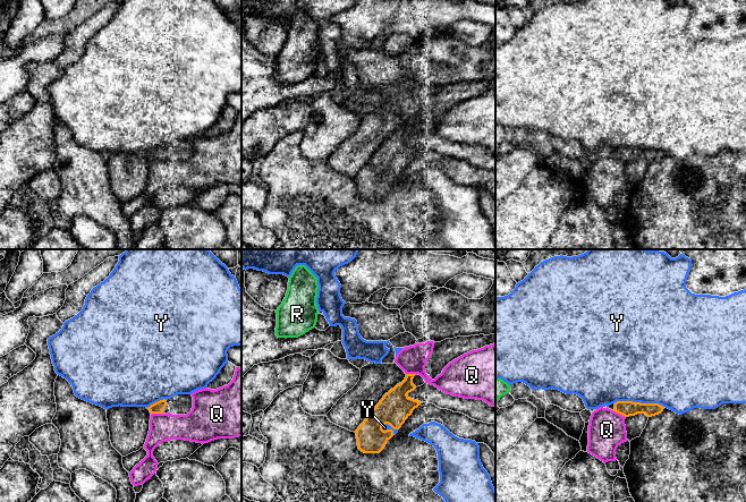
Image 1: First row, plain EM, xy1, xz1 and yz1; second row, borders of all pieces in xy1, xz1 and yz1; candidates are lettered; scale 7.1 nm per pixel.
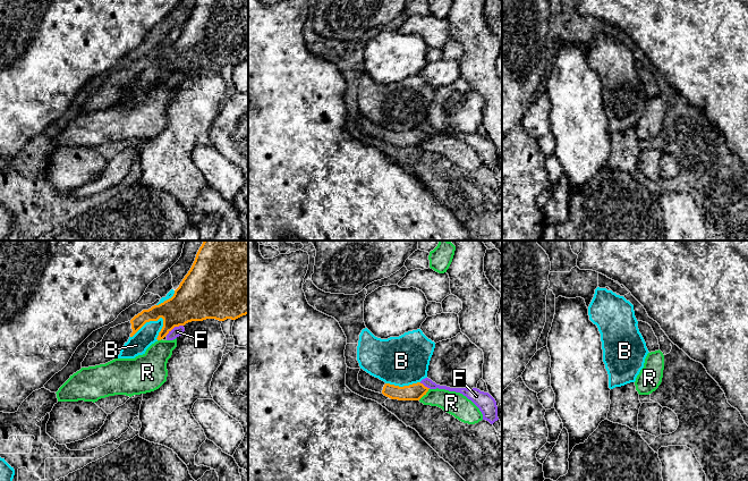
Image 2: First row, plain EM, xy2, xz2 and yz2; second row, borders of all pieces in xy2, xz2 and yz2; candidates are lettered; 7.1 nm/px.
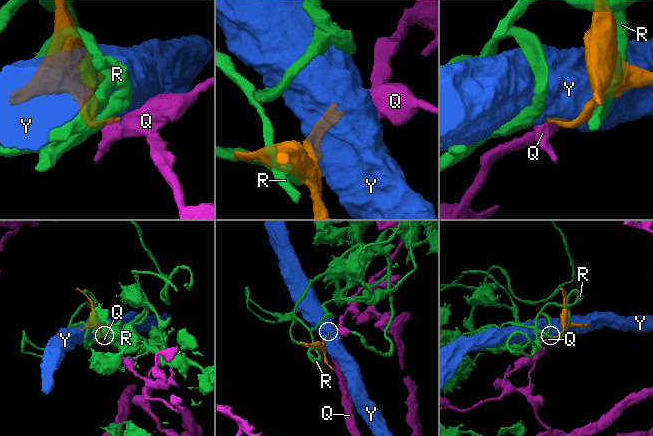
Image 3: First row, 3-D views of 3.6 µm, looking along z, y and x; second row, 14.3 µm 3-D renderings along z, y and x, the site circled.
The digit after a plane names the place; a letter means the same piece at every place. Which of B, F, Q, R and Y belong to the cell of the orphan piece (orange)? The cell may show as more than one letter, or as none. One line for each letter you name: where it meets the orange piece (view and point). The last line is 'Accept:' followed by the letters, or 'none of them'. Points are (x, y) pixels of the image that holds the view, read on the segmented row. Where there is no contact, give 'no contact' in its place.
Accept: none of them

